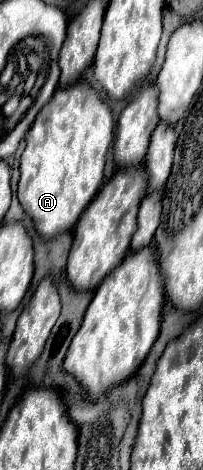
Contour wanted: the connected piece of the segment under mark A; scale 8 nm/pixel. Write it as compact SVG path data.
M78 80L72 88L58 88L52 100L42 108L26 134L26 148L20 160L20 182L18 182L18 200L24 212L34 220L36 230L44 238L54 238L62 232L74 228L78 216L90 204L94 194L102 186L106 152L114 138L114 120L110 106L100 100L98 92L88 86L86 80Z

